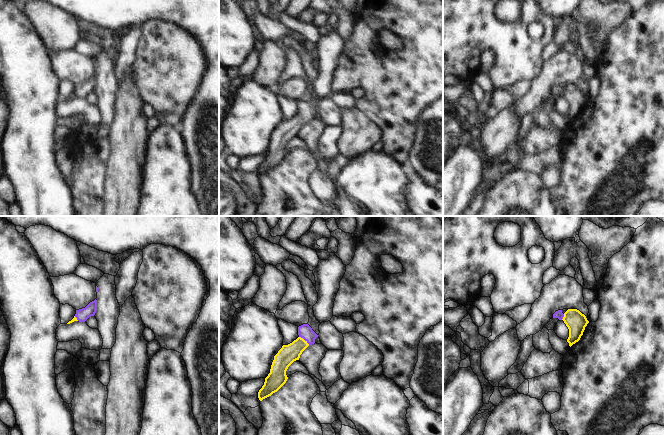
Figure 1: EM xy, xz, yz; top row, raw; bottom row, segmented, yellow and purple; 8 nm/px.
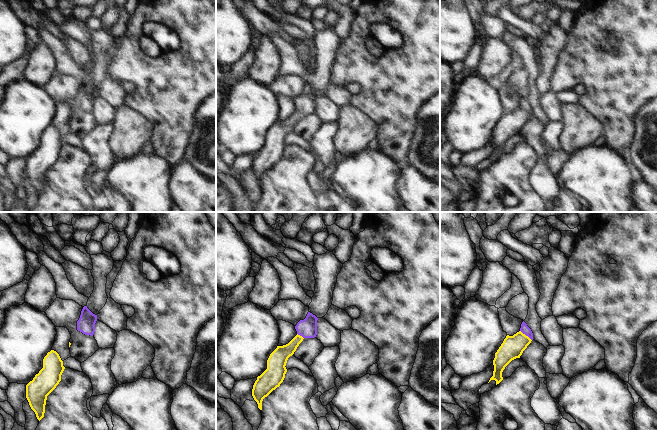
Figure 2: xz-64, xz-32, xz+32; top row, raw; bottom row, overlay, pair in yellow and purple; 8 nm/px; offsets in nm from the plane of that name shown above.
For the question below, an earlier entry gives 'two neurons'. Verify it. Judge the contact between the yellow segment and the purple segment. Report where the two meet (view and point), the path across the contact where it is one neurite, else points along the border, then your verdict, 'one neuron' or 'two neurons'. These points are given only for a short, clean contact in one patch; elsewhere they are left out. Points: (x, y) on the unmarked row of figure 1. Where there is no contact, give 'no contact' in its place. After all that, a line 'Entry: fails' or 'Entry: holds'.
contact xz (303, 115); way xz (289, 129), (303, 115), (305, 107); one neuron
Entry: fails

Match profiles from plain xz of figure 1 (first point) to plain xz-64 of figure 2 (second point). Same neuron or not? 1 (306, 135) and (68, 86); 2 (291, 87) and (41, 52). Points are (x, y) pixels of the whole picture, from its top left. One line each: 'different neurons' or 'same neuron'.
1: same neuron
2: different neurons

